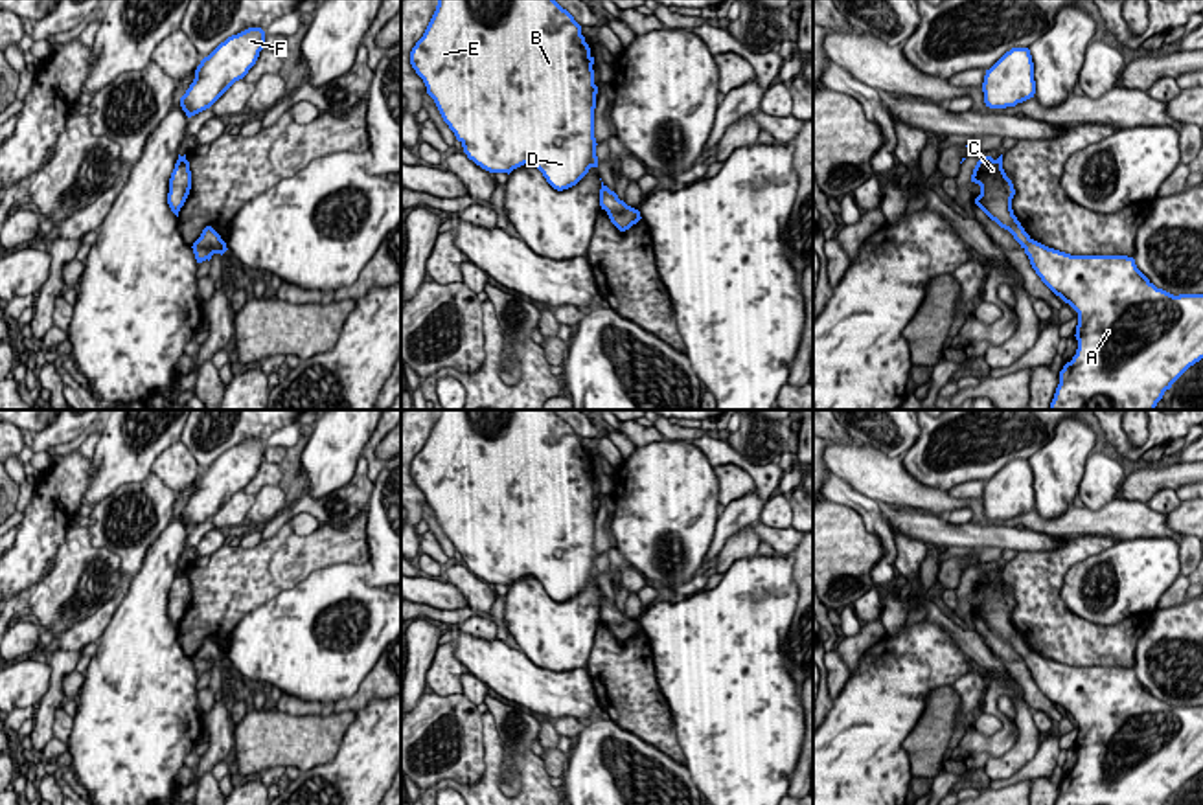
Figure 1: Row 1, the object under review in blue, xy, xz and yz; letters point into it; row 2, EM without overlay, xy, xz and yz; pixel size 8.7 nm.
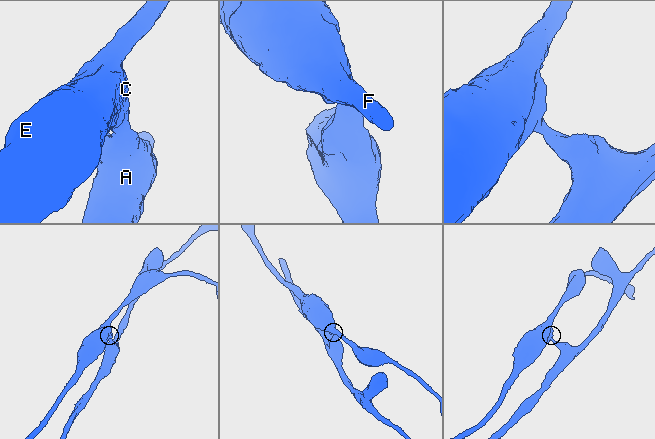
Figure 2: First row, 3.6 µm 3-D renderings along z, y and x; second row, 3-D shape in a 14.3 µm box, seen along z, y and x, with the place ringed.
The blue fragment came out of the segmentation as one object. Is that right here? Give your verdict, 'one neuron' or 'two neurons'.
two neurons

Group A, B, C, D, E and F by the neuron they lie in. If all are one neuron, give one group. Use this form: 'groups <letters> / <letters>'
groups A / B C D E F

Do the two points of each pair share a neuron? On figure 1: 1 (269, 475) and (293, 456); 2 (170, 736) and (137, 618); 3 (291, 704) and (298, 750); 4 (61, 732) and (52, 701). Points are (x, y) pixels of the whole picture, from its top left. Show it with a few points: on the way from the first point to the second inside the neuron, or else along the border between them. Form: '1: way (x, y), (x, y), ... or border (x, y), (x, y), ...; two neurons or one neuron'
1: border (278, 465), (280, 484); two neurons
2: way (140, 706), (140, 647); one neuron
3: border (271, 706), (289, 714), (319, 715); two neurons
4: border (61, 704), (54, 715), (52, 736); two neurons

